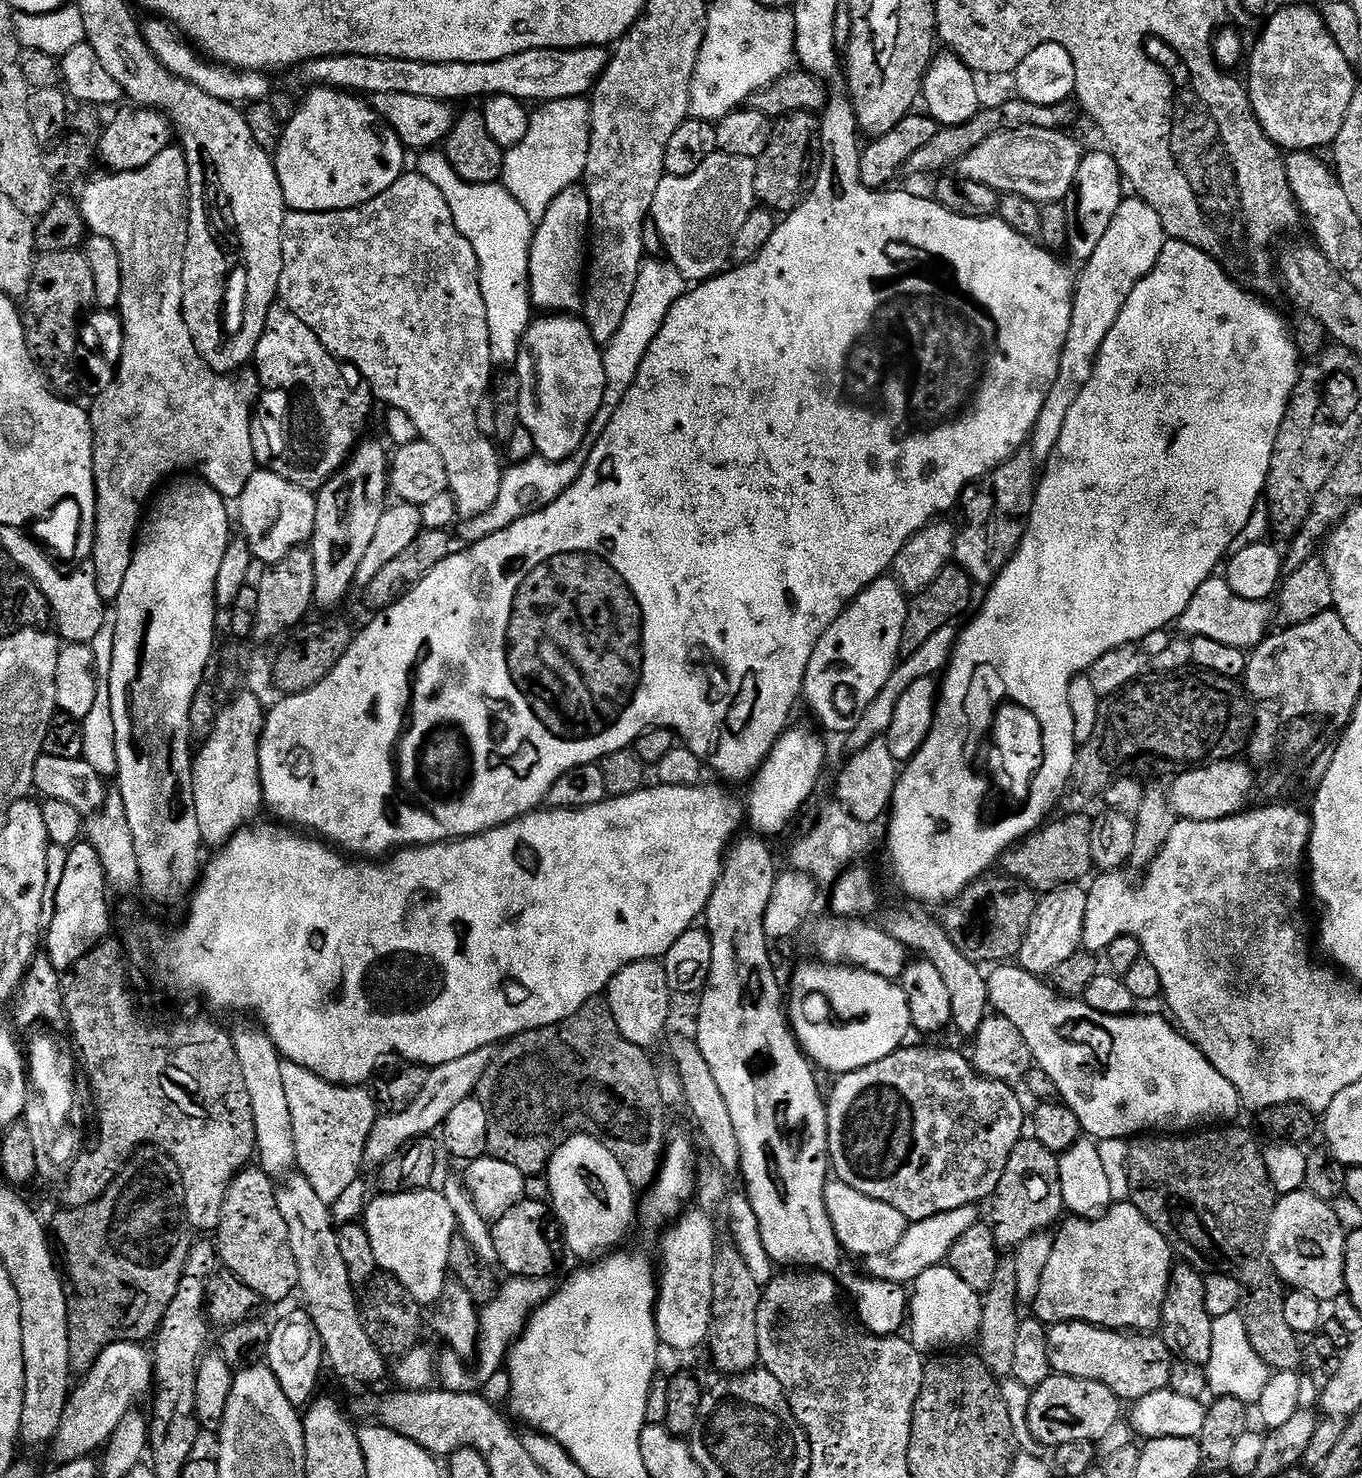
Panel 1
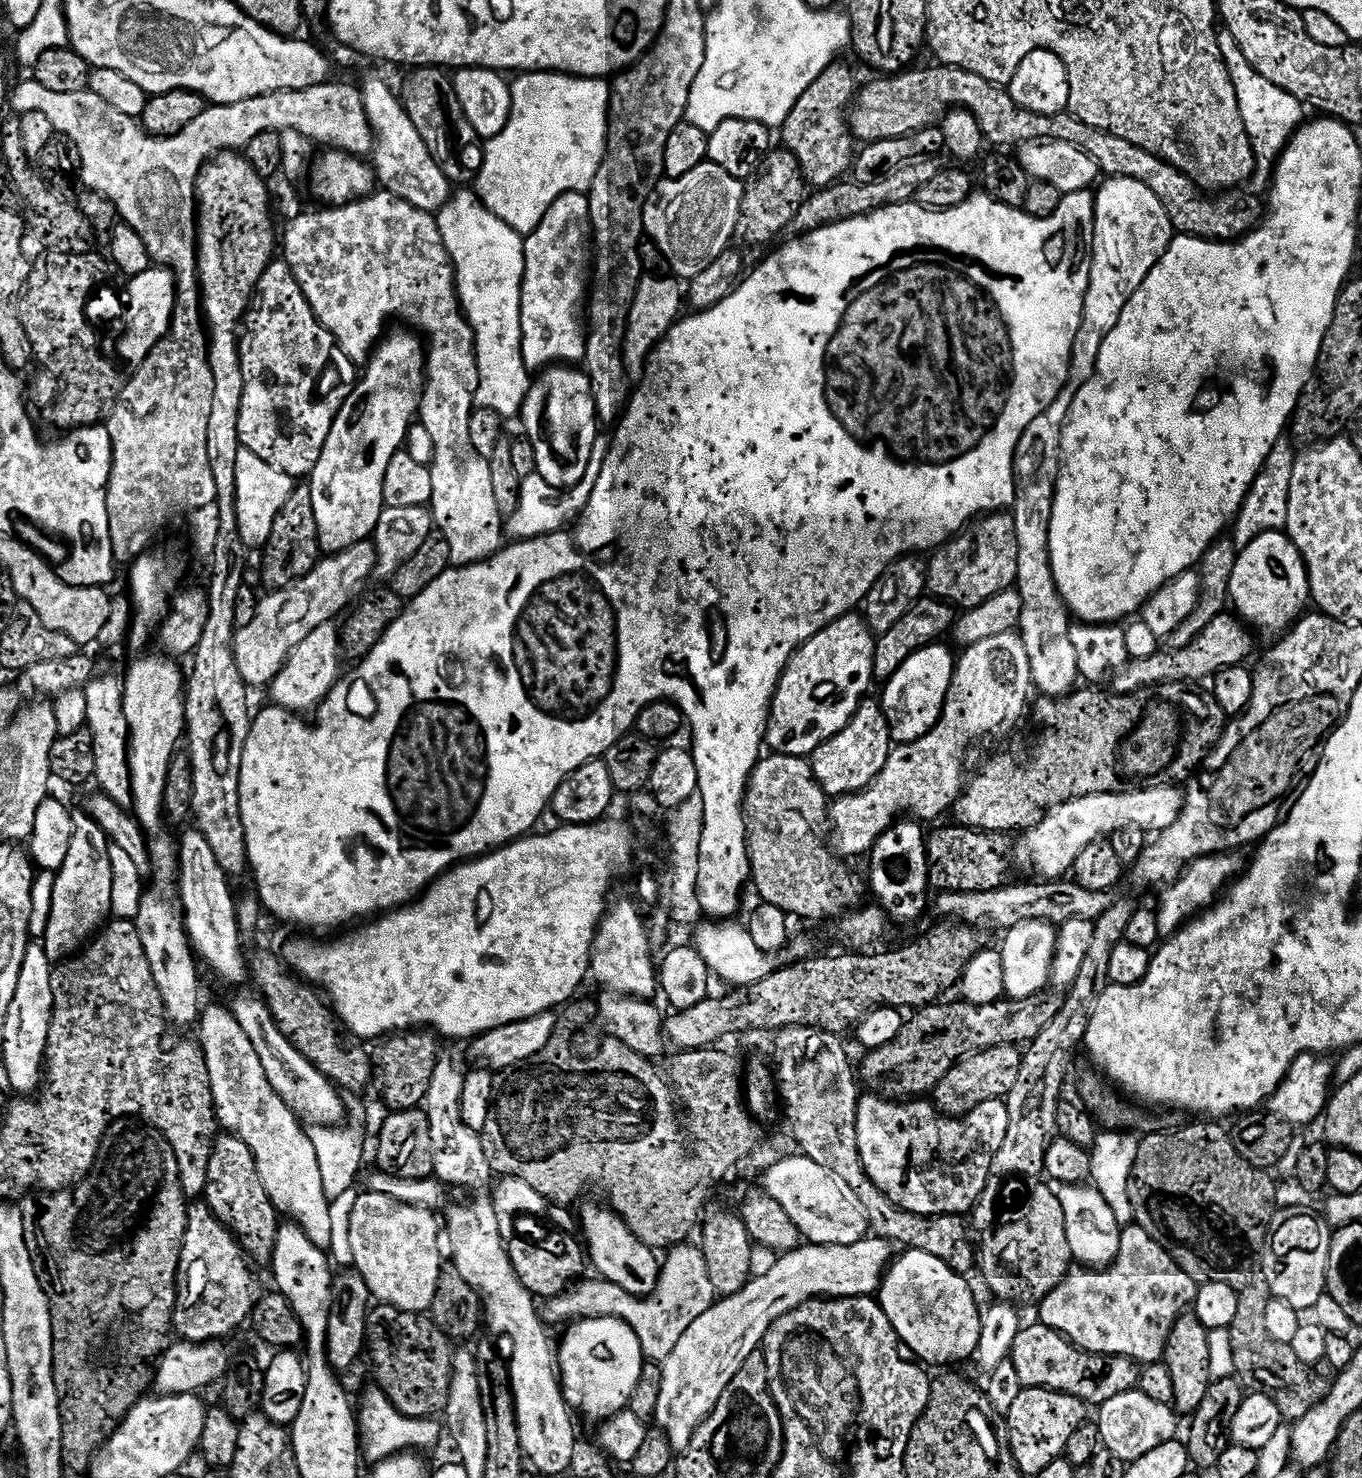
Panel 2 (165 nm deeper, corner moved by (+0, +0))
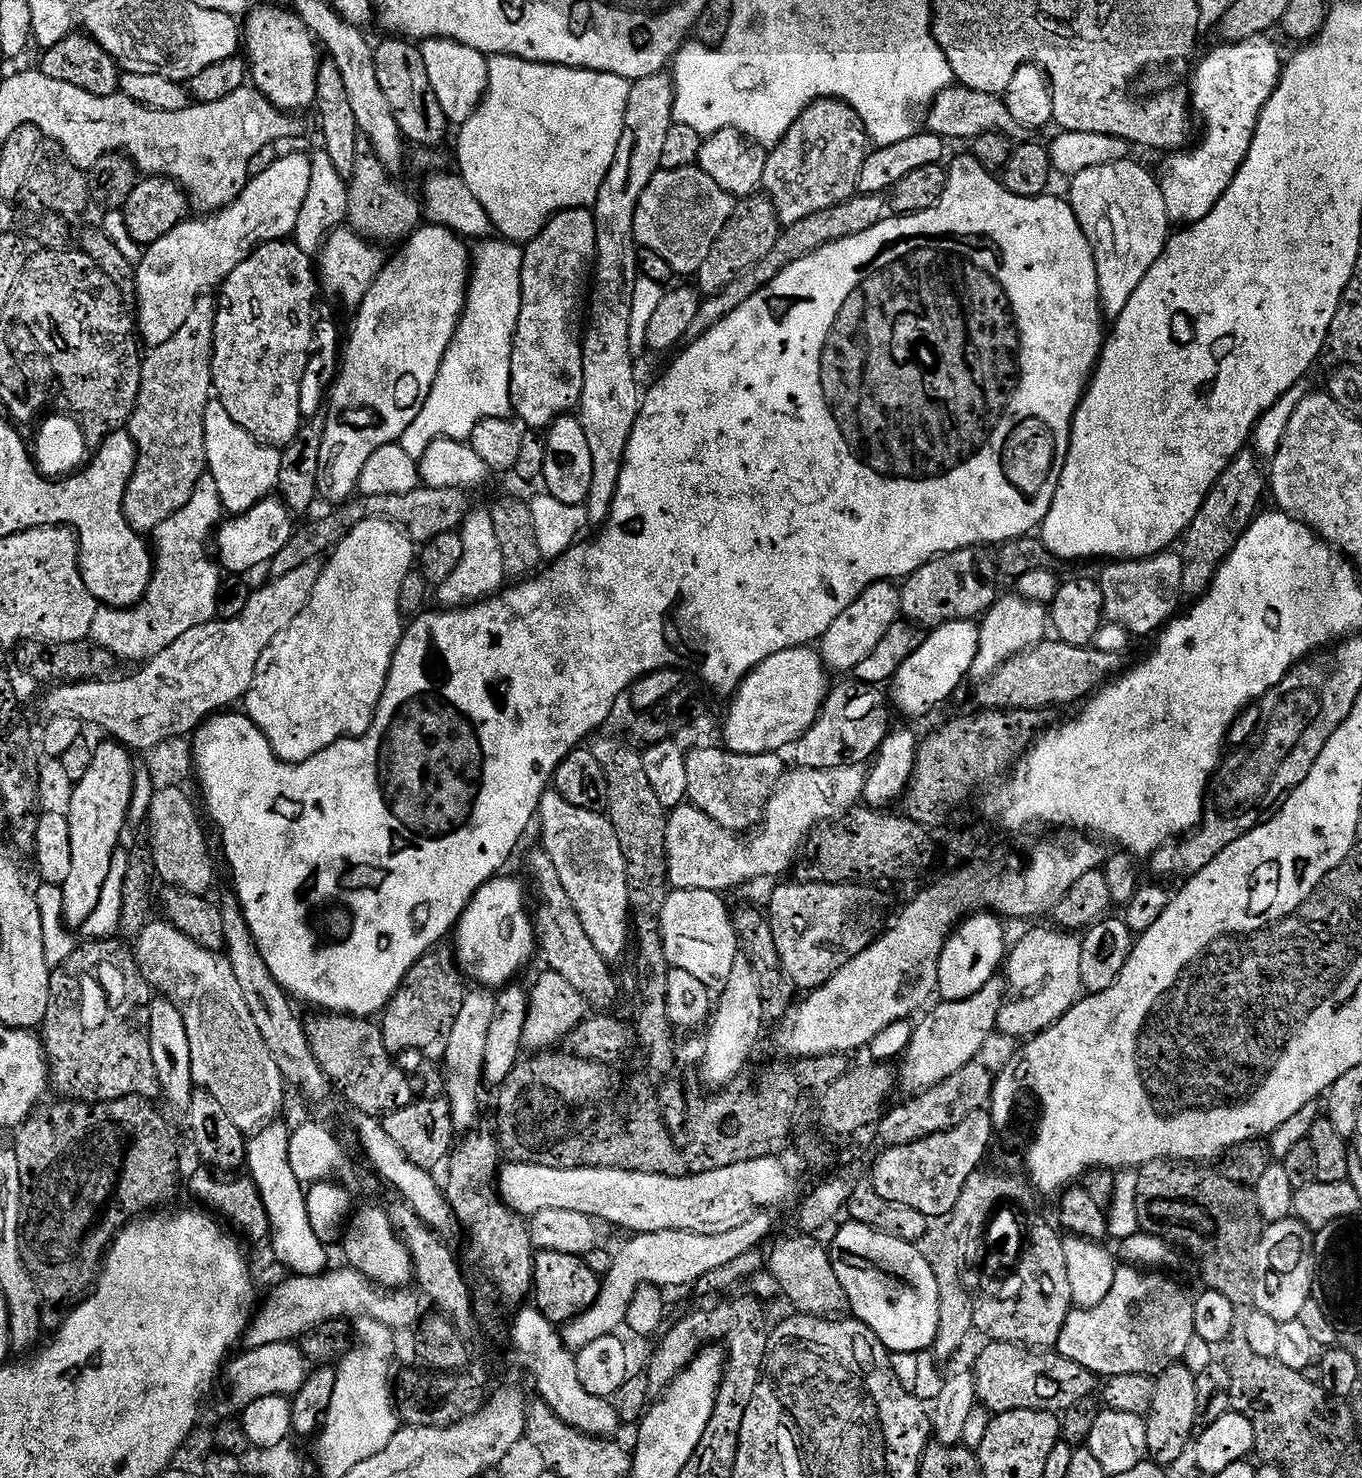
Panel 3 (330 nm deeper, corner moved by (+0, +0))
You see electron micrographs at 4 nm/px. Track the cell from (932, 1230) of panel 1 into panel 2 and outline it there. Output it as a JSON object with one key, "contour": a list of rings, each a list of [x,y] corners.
{"contour":[[[869,1235],[863,1240],[854,1242],[850,1246],[830,1246],[829,1244],[809,1244],[807,1242],[801,1243],[800,1247],[793,1252],[785,1252],[777,1255],[774,1267],[771,1270],[763,1270],[759,1274],[753,1275],[748,1281],[748,1285],[733,1296],[726,1296],[717,1299],[715,1304],[710,1306],[710,1310],[706,1310],[706,1314],[701,1314],[700,1317],[690,1325],[690,1330],[686,1330],[686,1334],[682,1334],[682,1339],[678,1341],[678,1346],[674,1346],[674,1350],[670,1350],[670,1354],[664,1361],[662,1361],[662,1394],[658,1394],[658,1410],[654,1417],[655,1427],[664,1431],[666,1438],[670,1442],[670,1446],[677,1453],[683,1454],[690,1446],[692,1435],[694,1435],[701,1426],[704,1425],[704,1419],[707,1418],[715,1408],[721,1407],[722,1401],[728,1391],[730,1382],[739,1370],[743,1363],[749,1358],[750,1354],[754,1354],[756,1349],[763,1345],[766,1334],[774,1326],[774,1322],[778,1322],[778,1318],[782,1318],[786,1314],[790,1314],[790,1310],[794,1310],[798,1306],[802,1306],[807,1300],[841,1300],[842,1298],[854,1298],[855,1296],[872,1296],[879,1293],[880,1282],[884,1278],[884,1273],[887,1272],[889,1264],[894,1259],[894,1245],[891,1240],[884,1240],[881,1236]]]}

